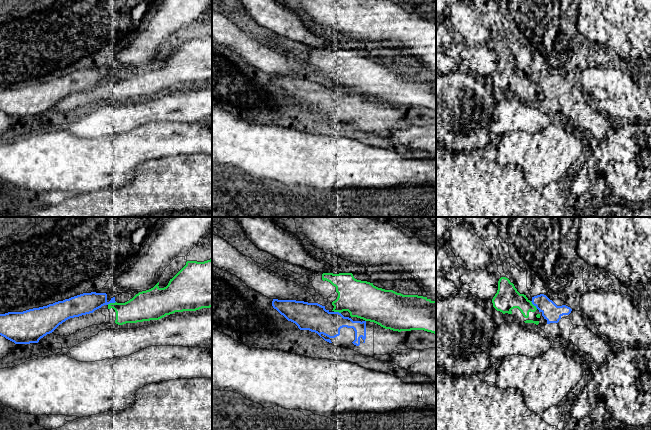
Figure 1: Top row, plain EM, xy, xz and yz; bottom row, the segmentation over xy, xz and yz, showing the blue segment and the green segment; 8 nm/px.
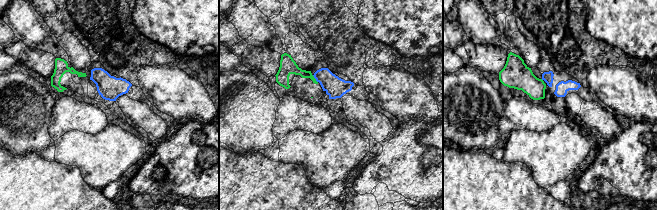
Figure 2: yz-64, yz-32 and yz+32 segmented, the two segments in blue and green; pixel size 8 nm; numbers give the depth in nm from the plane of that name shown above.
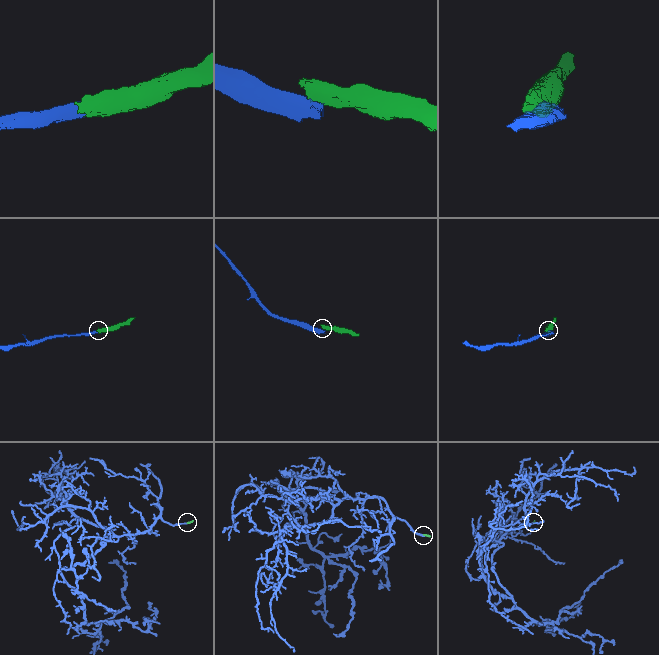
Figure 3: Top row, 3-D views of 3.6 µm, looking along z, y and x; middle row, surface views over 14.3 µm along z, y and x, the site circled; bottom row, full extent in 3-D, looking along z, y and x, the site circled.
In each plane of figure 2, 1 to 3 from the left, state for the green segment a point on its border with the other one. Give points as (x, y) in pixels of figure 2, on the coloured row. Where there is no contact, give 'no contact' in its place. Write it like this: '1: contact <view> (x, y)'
1: no contact
2: contact yz-32 (315, 78)
3: no contact

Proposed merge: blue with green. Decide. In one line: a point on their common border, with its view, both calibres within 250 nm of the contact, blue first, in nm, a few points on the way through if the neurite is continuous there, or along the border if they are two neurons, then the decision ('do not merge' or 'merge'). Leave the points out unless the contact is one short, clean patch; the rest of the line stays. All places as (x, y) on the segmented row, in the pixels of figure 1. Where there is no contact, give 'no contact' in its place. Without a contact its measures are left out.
meets blue in yz at (534, 305); 150 nm thick on the blue side, 190 nm on the other; do not merge

